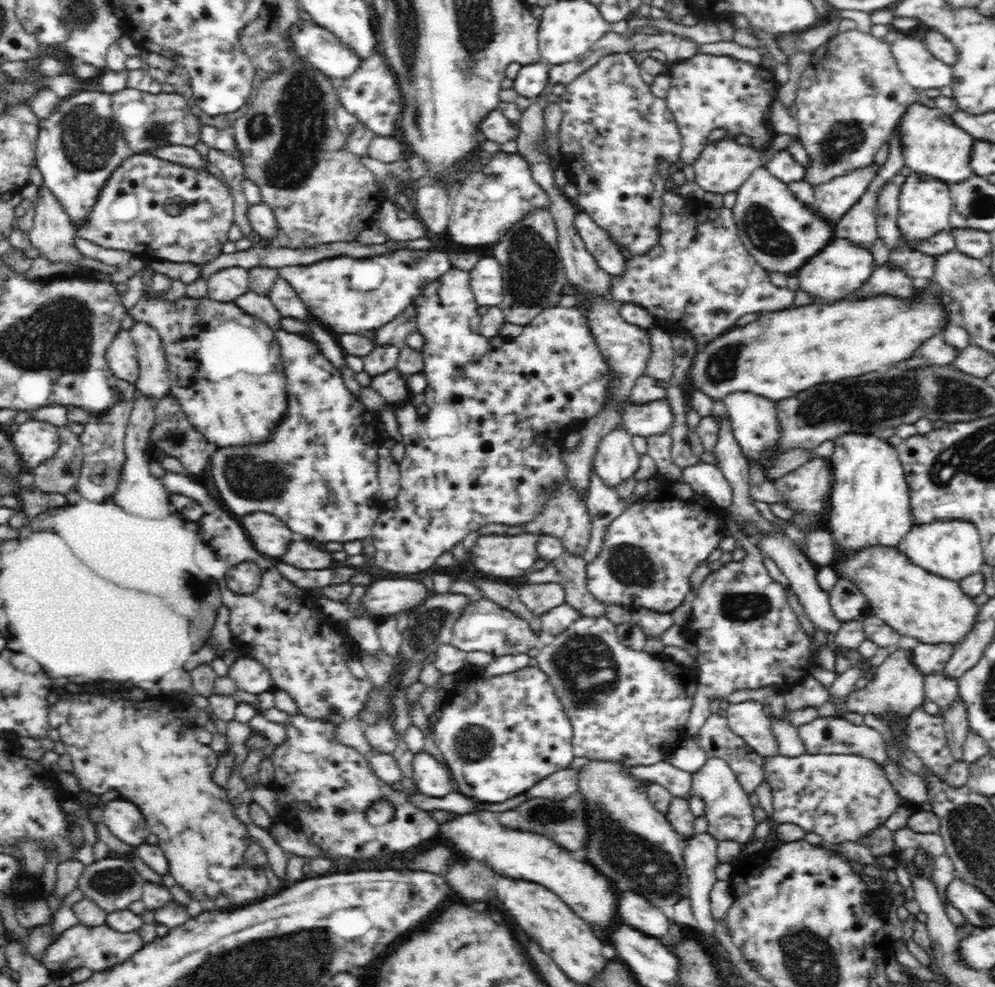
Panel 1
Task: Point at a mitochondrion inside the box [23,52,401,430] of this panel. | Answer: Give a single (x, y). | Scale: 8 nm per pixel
(297, 129)

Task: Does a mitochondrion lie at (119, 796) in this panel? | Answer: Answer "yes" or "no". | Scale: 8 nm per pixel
no

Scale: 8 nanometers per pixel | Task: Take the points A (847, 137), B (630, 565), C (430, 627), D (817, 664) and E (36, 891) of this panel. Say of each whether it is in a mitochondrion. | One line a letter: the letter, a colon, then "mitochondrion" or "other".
A: mitochondrion
B: mitochondrion
C: mitochondrion
D: other
E: other

